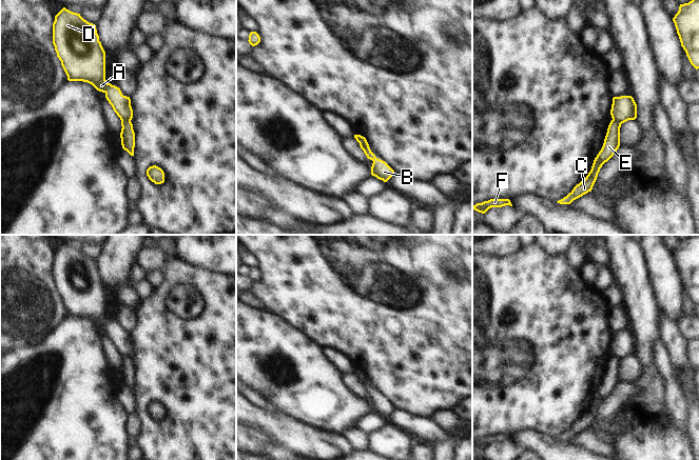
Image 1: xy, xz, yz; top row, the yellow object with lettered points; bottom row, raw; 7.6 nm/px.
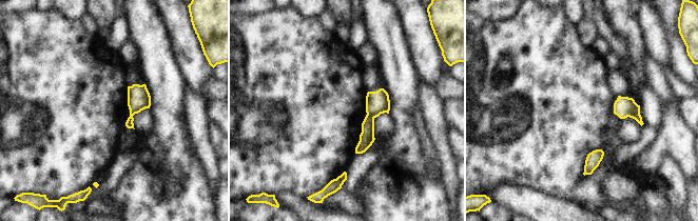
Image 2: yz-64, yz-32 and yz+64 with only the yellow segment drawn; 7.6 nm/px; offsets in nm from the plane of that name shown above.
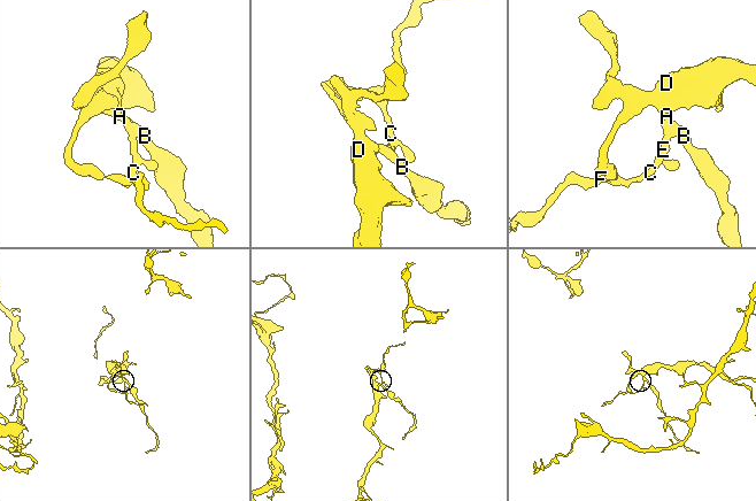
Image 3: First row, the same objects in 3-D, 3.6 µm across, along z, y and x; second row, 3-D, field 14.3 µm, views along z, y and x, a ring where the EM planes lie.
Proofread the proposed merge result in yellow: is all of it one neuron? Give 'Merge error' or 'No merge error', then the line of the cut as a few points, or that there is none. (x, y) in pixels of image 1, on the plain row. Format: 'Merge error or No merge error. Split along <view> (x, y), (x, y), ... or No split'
Merge error. Split along xy (130, 356), (121, 357).

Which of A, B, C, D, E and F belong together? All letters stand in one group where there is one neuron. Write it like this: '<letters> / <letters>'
A B D / C E F

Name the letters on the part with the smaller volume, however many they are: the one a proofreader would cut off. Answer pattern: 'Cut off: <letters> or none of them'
Cut off: C, E, F

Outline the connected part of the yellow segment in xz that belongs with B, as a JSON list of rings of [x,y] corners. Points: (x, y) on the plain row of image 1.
[[[368,378],[360,380],[368,395],[372,396],[371,411],[384,418],[387,418],[394,409],[394,406],[383,396],[377,395],[371,387]]]

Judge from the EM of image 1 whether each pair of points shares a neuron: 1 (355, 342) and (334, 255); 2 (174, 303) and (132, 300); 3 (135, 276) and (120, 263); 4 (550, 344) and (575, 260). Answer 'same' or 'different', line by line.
1: same
2: different
3: different
4: different

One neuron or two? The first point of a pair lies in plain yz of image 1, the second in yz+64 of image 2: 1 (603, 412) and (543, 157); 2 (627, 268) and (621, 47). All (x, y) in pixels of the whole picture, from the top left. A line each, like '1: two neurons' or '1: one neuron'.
1: two neurons
2: two neurons

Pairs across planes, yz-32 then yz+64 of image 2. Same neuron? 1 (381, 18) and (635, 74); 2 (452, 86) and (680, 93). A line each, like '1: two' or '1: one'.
1: one
2: one

